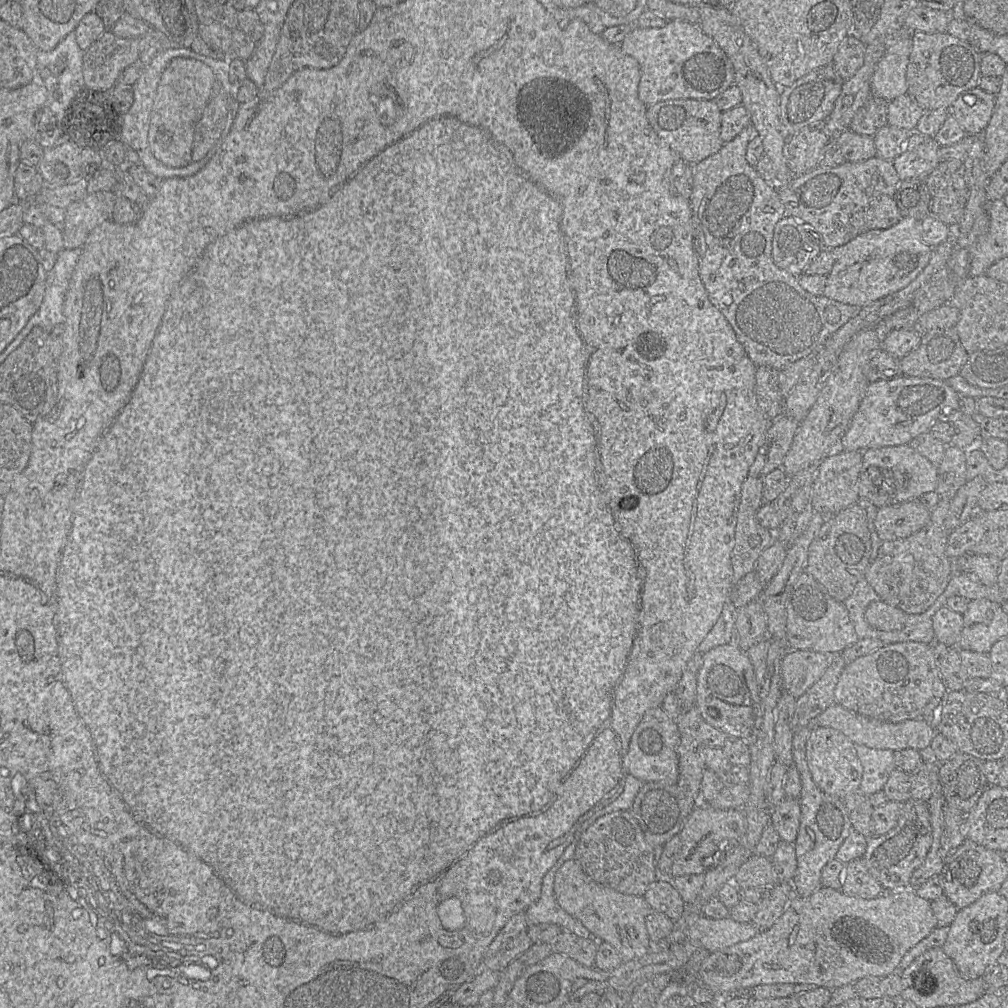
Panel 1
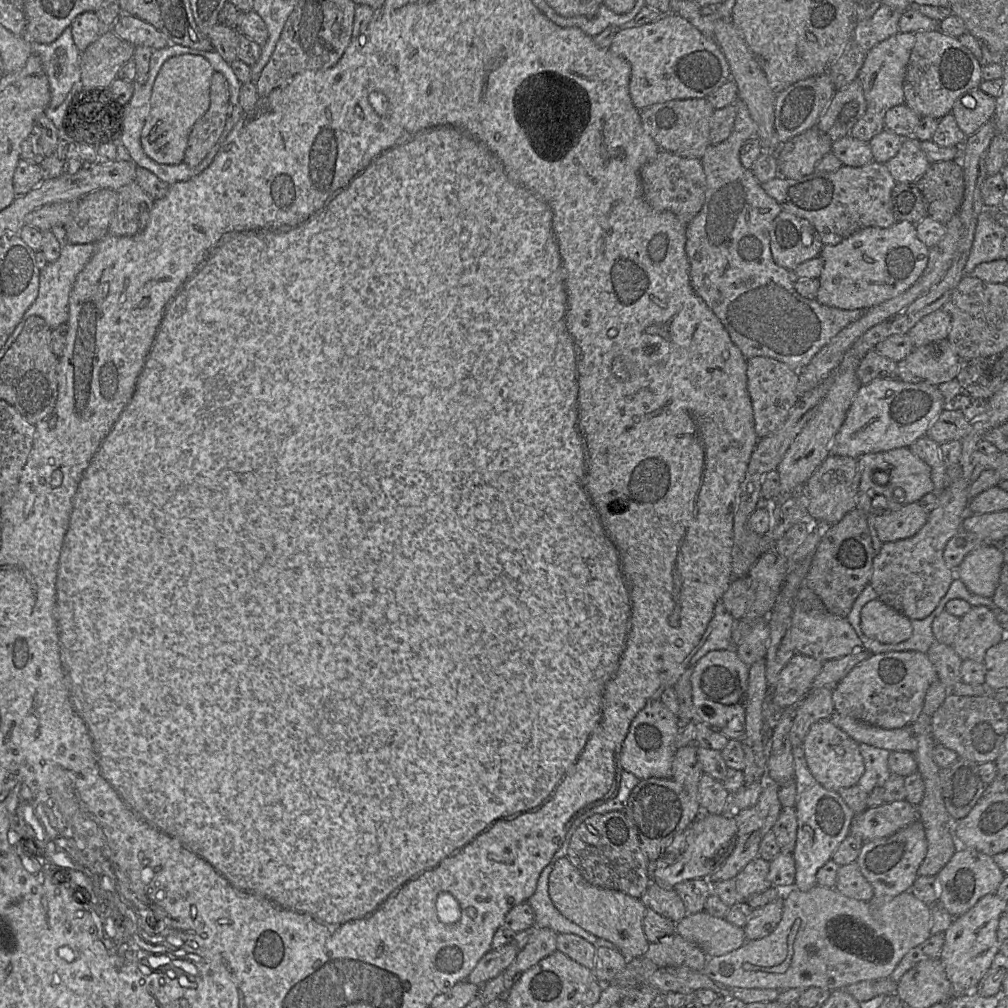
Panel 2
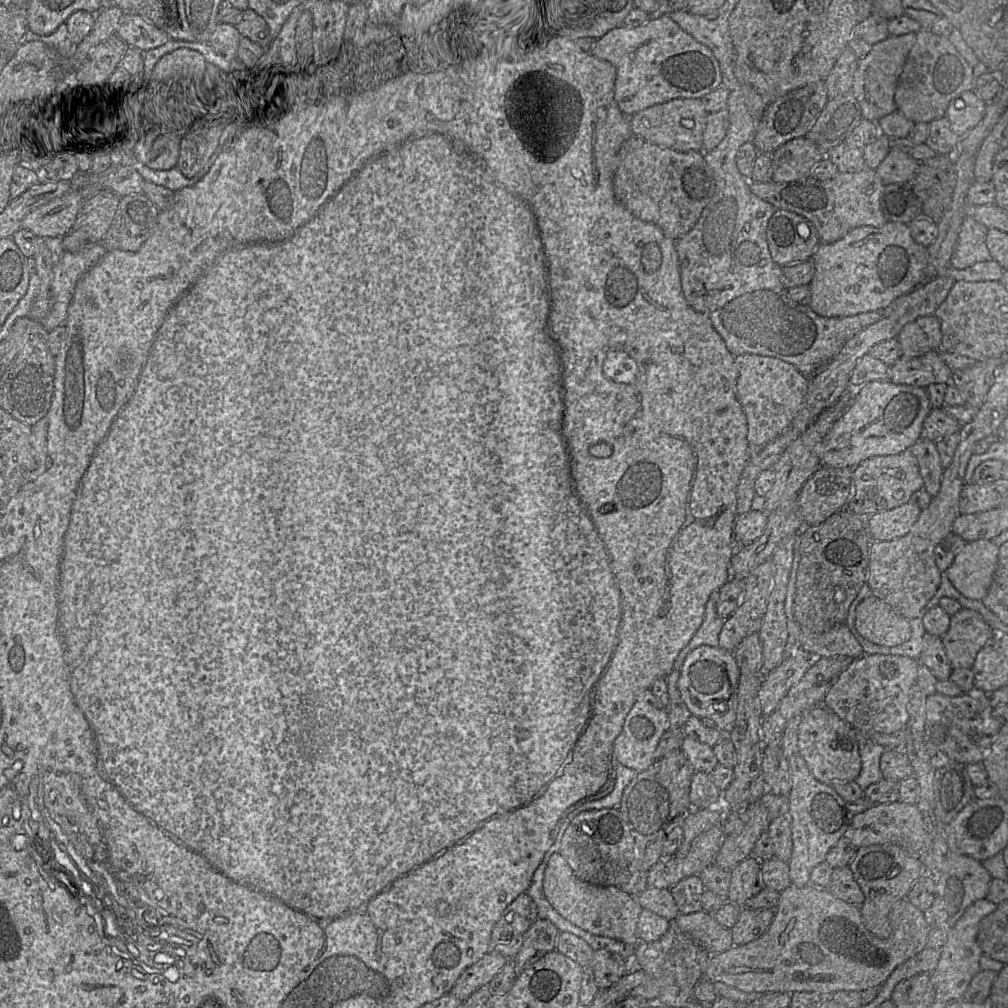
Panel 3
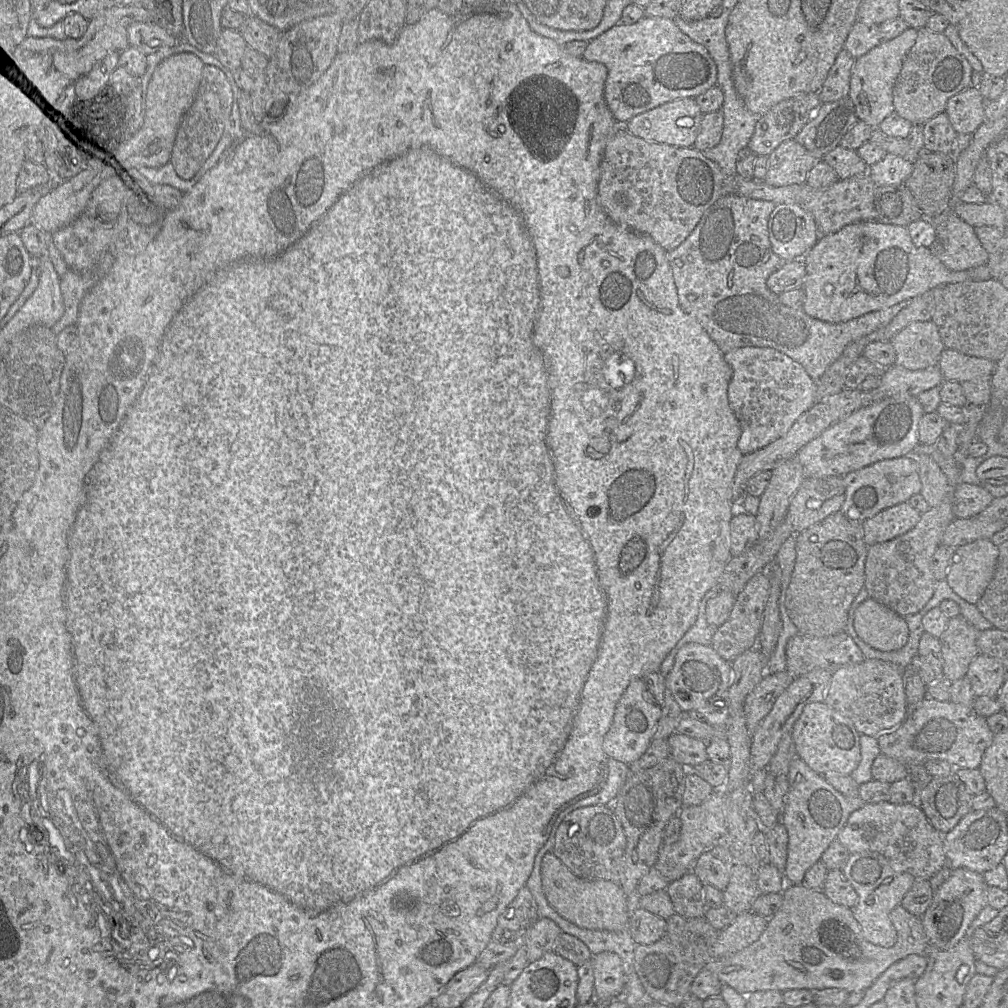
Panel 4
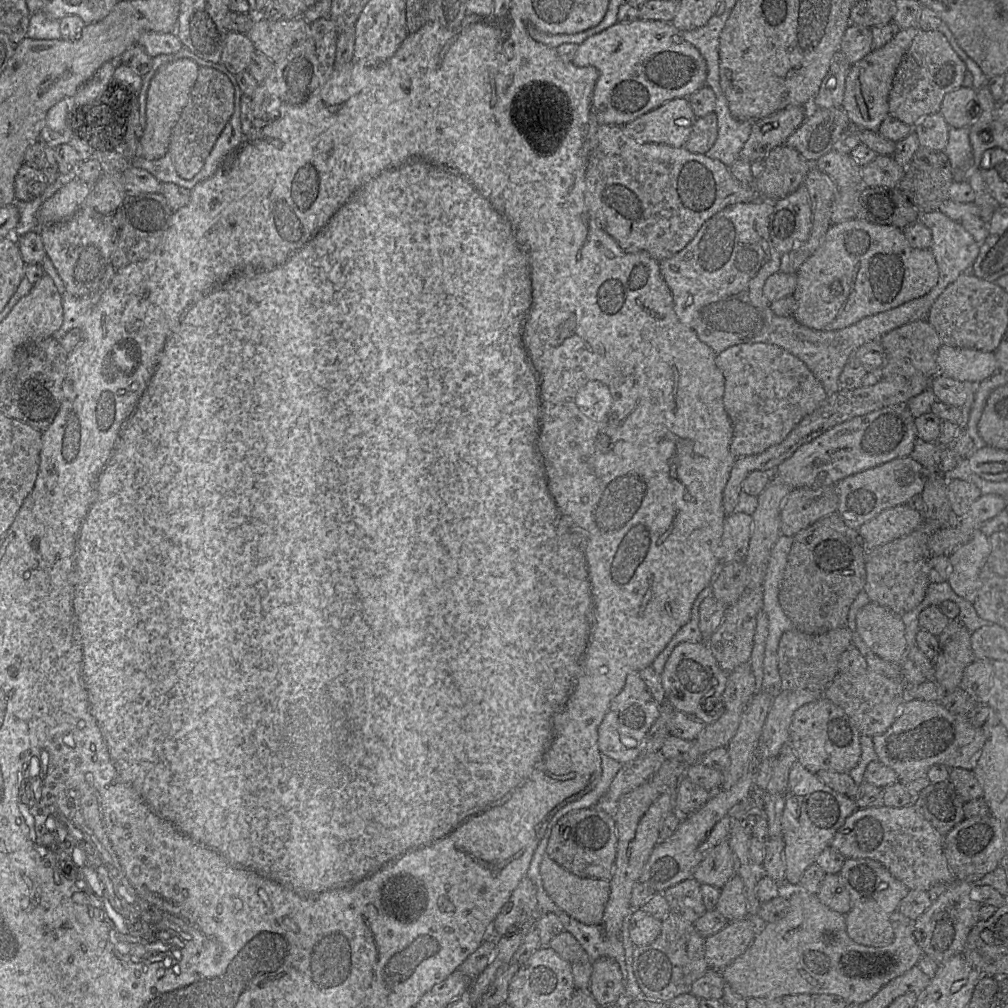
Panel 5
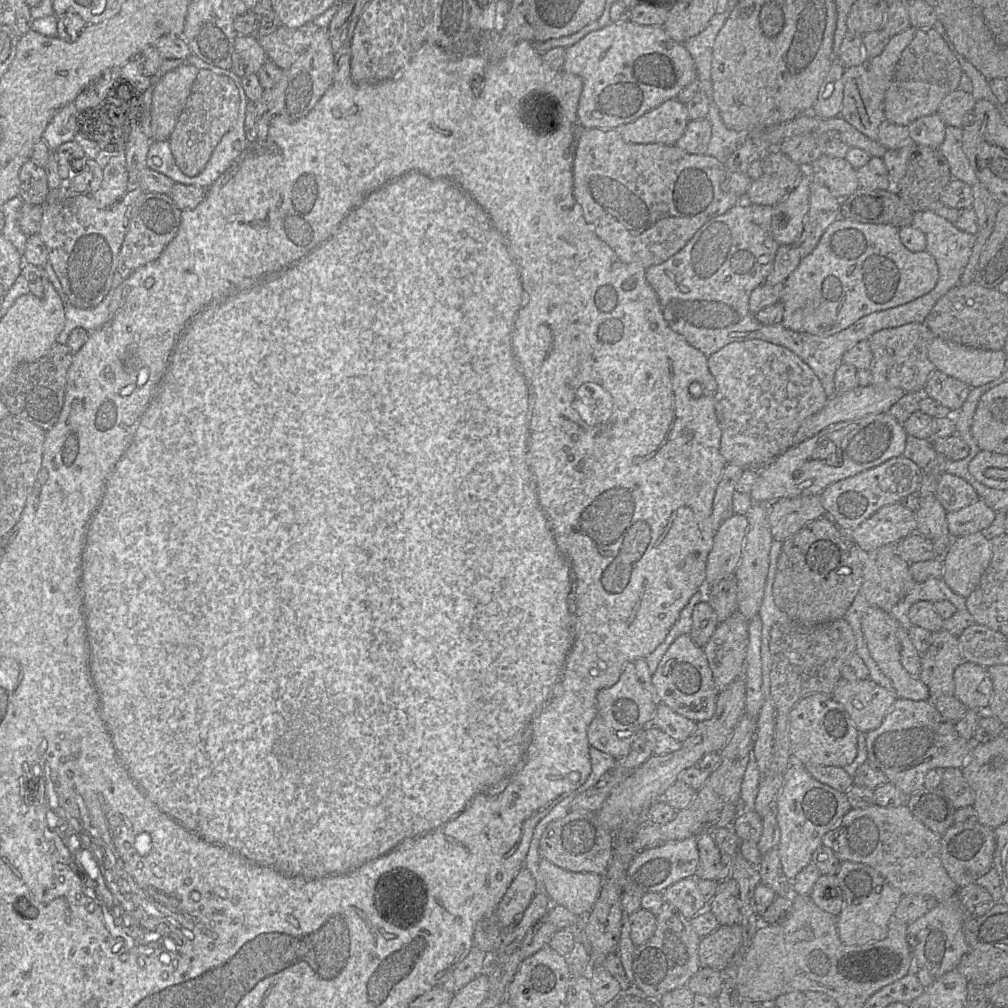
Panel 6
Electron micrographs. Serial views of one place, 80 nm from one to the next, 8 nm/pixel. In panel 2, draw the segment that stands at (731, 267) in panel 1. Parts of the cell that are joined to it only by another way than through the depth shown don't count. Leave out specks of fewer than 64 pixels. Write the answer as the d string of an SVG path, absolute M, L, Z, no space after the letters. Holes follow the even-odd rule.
M738 98L733 105L735 105L737 108L737 114L731 134L723 142L717 145L710 145L703 157L700 159L704 173L706 175L706 194L705 202L701 210L686 226L685 251L690 265L690 283L695 293L706 303L706 305L721 321L732 342L739 348L747 360L757 356L769 357L786 364L794 371L800 371L834 336L836 336L849 324L860 319L865 314L867 309L842 310L839 308L822 305L816 299L804 298L794 288L796 279L793 277L792 272L775 263L770 247L770 229L772 222L782 211L782 208L775 199L770 197L764 191L762 184L757 180L752 170L746 169L741 164L741 147L748 139L757 136L757 124L752 119L747 105L741 99Z

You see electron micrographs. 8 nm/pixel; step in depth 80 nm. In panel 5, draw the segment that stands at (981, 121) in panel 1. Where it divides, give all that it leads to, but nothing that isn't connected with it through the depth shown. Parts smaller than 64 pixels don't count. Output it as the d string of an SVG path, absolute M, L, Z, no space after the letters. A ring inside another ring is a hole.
M961 86L947 93L941 103L940 113L949 127L970 128L980 115L977 91L974 88Z

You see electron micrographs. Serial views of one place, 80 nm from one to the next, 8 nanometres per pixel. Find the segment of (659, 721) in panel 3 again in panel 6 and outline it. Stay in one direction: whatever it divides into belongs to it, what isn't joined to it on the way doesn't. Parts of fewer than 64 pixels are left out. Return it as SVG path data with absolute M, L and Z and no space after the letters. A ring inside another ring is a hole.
M633 662L626 663L618 682L610 688L600 690L596 699L598 712L588 727L589 744L615 759L621 759L631 751L637 734L651 726L656 705L652 702L651 694L643 688Z

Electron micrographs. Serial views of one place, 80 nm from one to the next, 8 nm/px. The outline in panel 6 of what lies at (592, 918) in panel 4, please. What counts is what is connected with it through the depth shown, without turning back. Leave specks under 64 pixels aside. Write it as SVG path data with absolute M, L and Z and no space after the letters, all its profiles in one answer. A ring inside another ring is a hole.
M540 859L539 871L552 906L561 906L586 917L592 910L602 886L602 876L564 870Z

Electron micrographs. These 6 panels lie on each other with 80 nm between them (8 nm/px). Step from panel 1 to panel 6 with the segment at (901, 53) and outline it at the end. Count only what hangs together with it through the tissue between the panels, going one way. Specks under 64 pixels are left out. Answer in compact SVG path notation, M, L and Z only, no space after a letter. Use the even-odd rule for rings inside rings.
M909 26L892 36L883 51L862 64L845 69L842 75L843 101L840 116L871 140L878 141L878 131L885 120L884 100L903 50L912 41L917 29Z

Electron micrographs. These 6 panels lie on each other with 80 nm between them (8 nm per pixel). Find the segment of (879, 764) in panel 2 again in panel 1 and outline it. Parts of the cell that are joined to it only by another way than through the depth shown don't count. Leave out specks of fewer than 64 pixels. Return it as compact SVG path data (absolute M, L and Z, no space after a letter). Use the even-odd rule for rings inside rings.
M856 745L856 753L863 767L859 789L867 795L881 791L891 772L896 768L893 752L889 749Z

